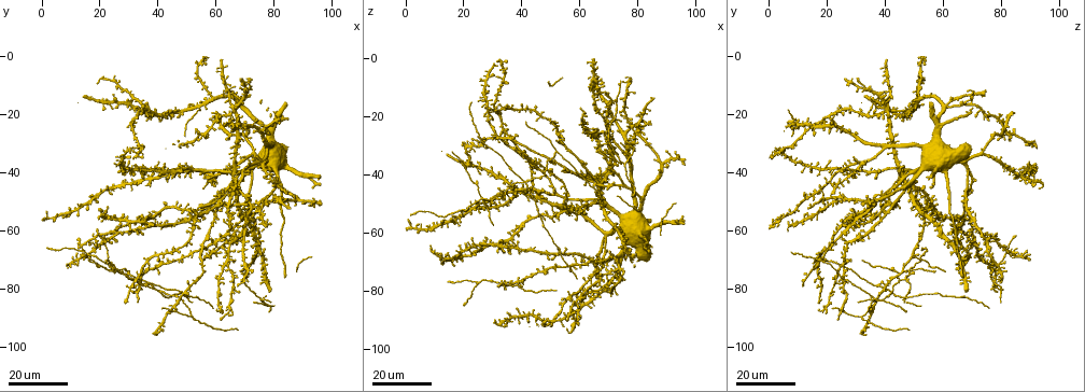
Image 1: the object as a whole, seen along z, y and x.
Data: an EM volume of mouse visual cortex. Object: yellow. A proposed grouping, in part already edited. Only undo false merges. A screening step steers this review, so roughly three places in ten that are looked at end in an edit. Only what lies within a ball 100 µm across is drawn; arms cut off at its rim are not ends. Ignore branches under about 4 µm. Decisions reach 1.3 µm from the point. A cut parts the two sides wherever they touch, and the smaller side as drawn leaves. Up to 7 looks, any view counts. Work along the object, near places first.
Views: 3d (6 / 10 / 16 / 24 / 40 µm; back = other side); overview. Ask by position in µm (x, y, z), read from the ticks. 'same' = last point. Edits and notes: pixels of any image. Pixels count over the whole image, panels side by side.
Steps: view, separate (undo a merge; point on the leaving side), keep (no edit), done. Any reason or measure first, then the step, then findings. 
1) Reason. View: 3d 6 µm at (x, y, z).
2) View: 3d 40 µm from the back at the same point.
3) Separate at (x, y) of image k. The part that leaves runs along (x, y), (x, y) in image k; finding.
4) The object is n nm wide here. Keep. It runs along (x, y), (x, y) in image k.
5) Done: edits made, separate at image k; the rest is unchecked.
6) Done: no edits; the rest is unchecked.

View: 3d 16 µm at (71, 71, 18).

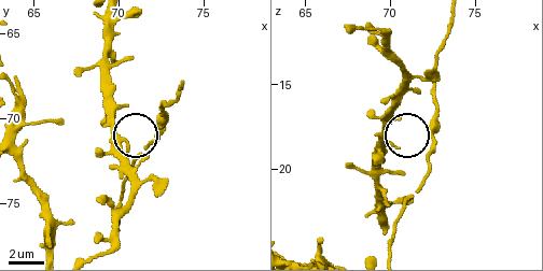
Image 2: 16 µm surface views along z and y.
View: 3d 6 µm at (70.5, 71.3, 17.0).

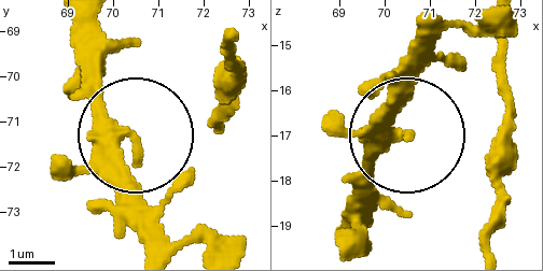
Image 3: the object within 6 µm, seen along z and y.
The side arm is 12 µm long. Keep. Continuous, no second neuron.

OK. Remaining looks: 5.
Branch point. View: 3d 24 µm at (75, 37, 32).

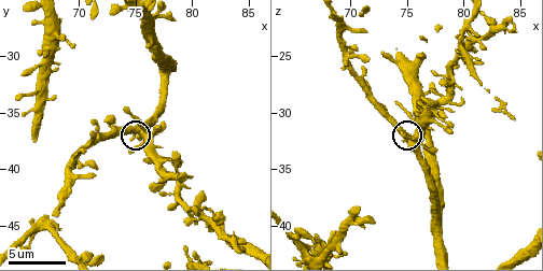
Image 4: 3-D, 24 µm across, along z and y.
View: 3d 6 µm at (75.4, 36.6, 32.2).

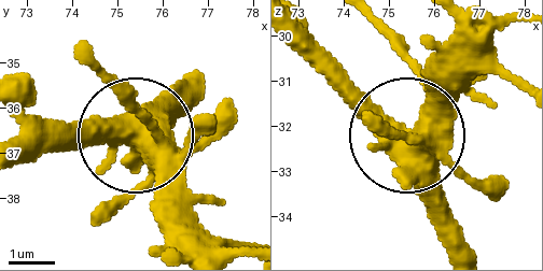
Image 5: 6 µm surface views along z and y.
The object is 530 nm wide here. Keep. Continuous, no second neuron.

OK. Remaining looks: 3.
Four arms meet. View: 3d 16 µm at (82.6, 45.8, 22.6).

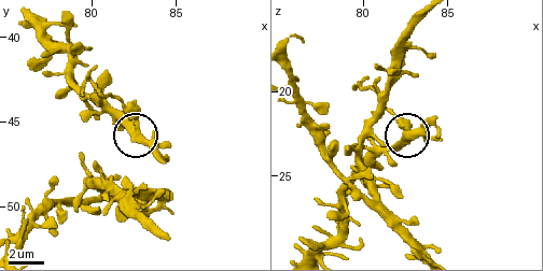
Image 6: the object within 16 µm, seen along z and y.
View: 3d 6 µm at (82.6, 45.6, 22.5).

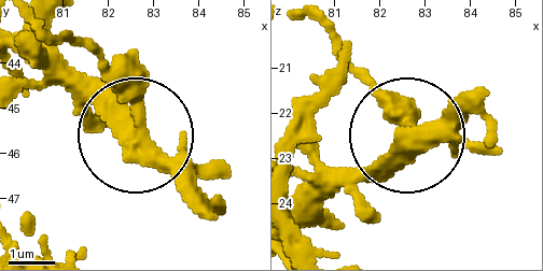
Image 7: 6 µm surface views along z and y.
Separate at (130, 67) of image 7. The part that leaves runs along (145, 130), (134, 99), (41, 18) in image 7; a second neuron is stuck on.

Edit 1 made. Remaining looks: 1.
Done: edits made, separate at image 7; the rest is unchecked.

